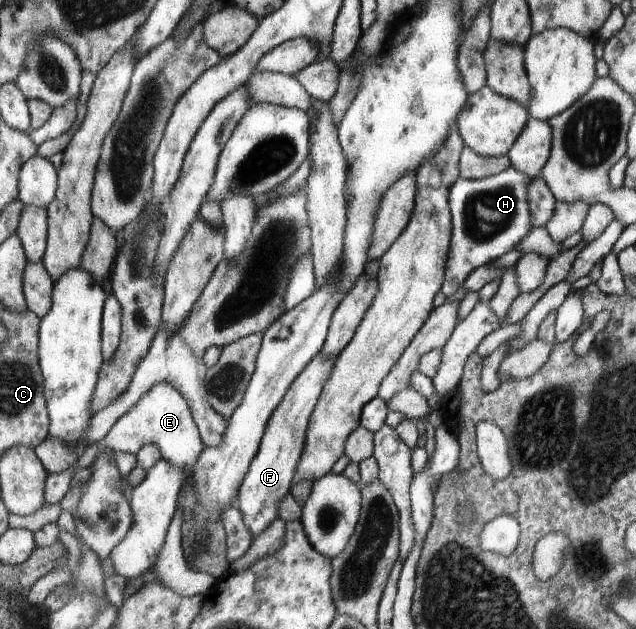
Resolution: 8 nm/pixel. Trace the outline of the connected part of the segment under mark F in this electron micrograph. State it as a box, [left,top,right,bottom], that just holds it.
[238,351,336,538]

